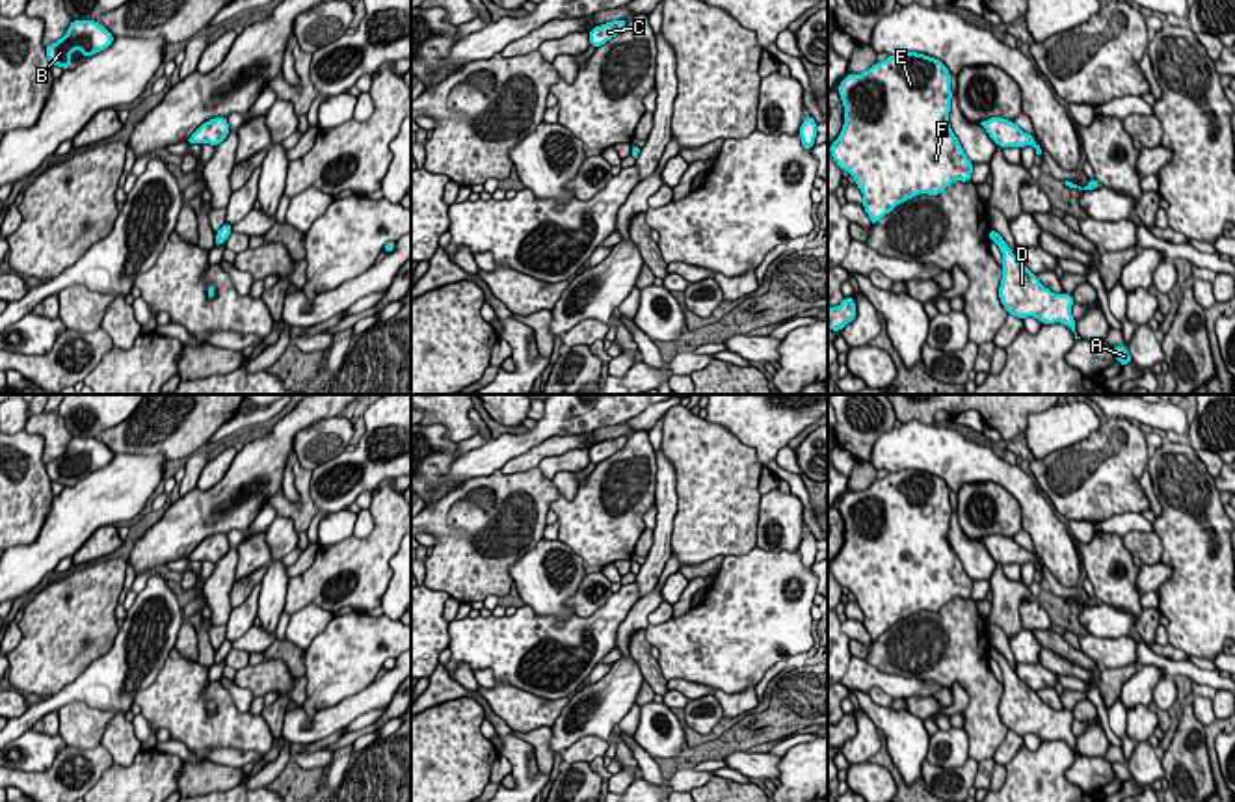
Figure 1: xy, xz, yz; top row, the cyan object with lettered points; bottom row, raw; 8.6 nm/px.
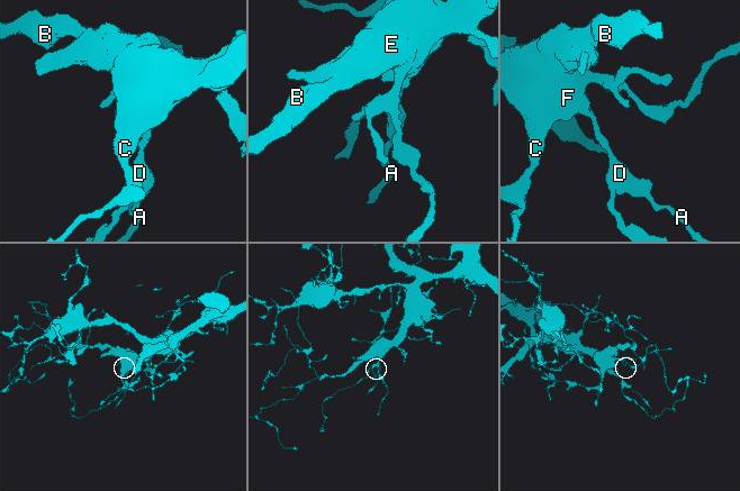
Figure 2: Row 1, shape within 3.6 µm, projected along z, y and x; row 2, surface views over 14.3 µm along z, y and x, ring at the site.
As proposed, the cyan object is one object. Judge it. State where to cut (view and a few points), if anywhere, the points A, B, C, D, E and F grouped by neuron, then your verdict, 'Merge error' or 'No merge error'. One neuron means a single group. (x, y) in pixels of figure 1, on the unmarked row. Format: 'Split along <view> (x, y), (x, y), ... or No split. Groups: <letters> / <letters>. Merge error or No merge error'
No split. Groups: A B C D E F. No merge error

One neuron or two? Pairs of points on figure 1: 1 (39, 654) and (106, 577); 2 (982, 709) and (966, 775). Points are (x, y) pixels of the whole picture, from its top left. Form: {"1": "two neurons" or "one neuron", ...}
{"1": "one neuron", "2": "two neurons"}

